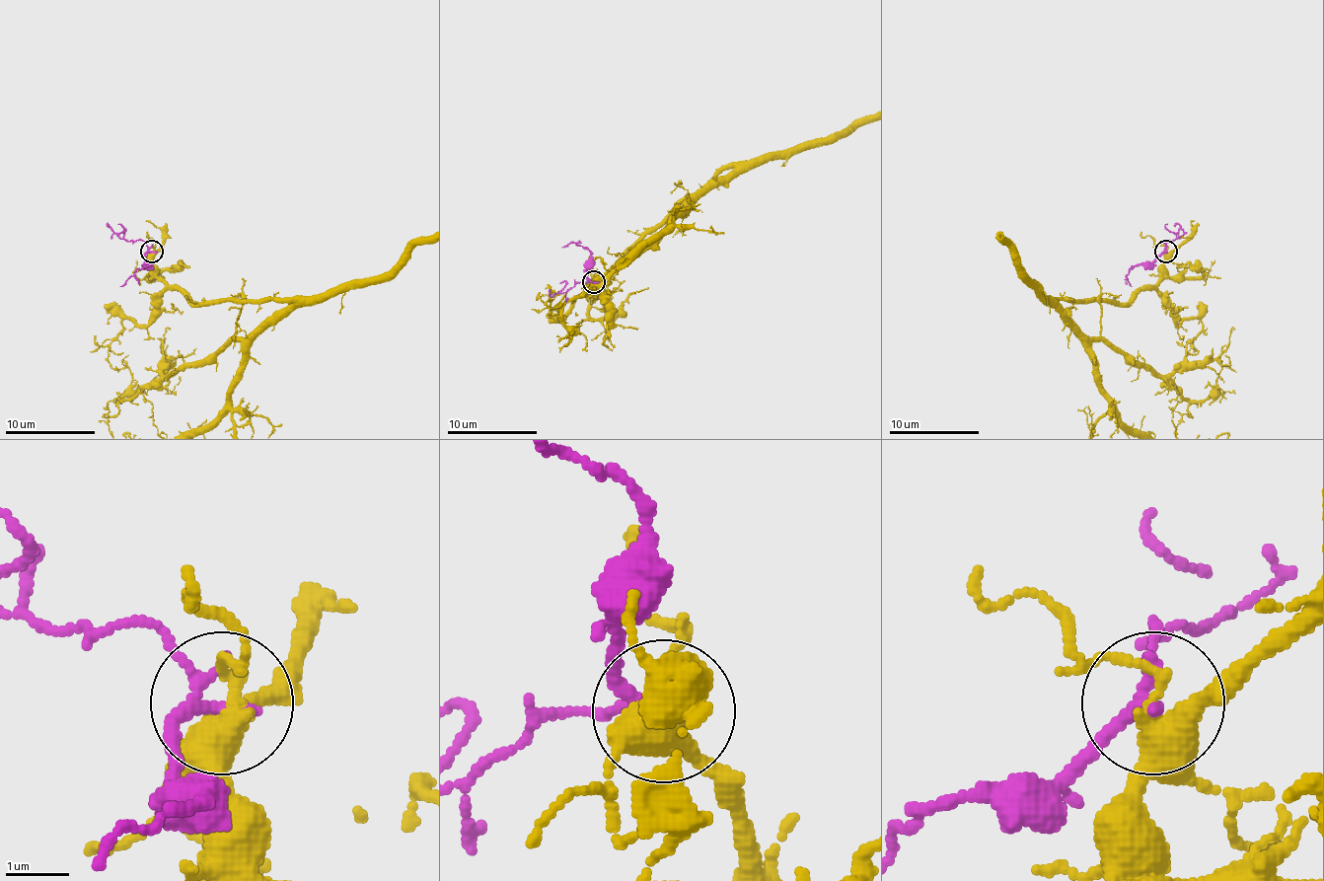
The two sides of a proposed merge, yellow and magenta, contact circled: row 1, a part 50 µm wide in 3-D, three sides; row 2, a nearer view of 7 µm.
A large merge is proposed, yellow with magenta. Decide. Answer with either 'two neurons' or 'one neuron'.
two neurons

